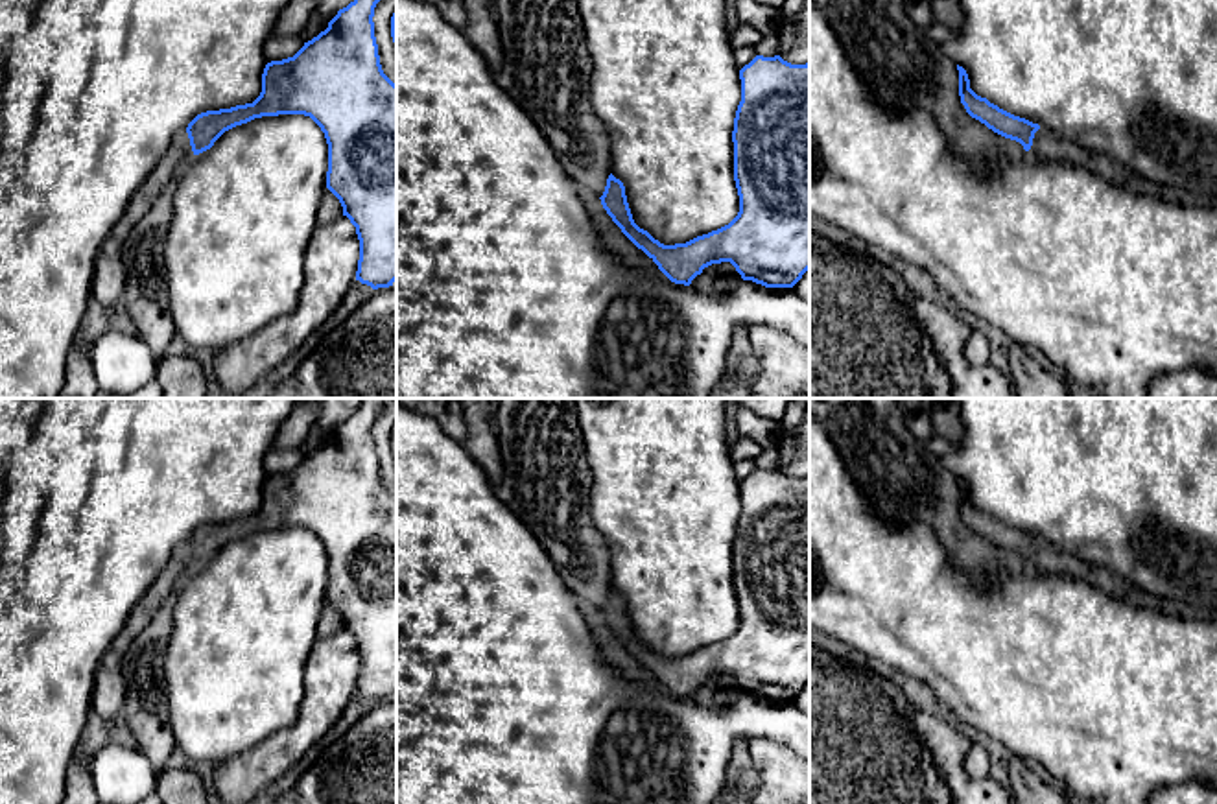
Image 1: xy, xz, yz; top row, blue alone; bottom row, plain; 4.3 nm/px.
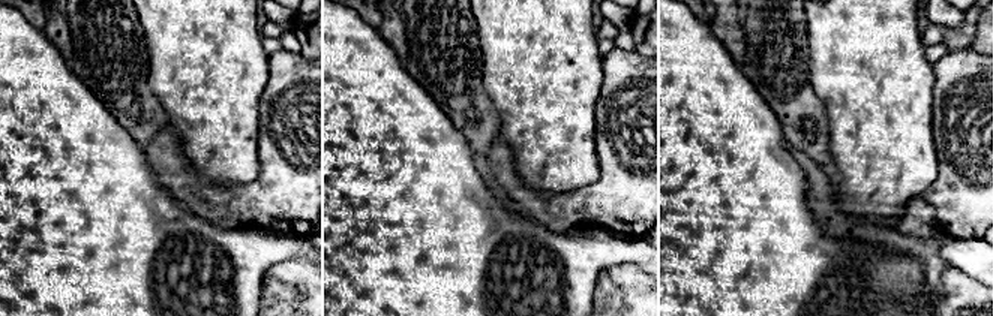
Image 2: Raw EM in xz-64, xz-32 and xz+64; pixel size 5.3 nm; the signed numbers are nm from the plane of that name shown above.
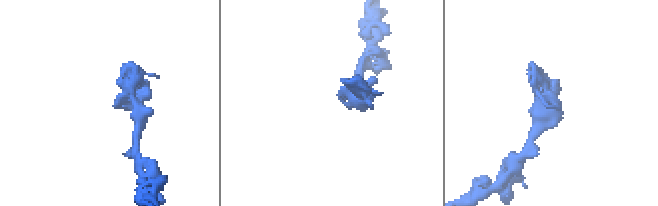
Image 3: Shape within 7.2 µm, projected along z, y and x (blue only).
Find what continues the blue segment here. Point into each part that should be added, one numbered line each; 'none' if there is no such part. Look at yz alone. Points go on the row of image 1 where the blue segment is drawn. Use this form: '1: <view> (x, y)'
none

